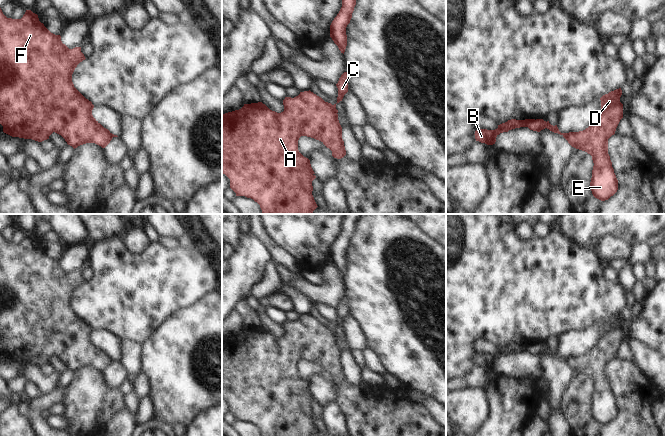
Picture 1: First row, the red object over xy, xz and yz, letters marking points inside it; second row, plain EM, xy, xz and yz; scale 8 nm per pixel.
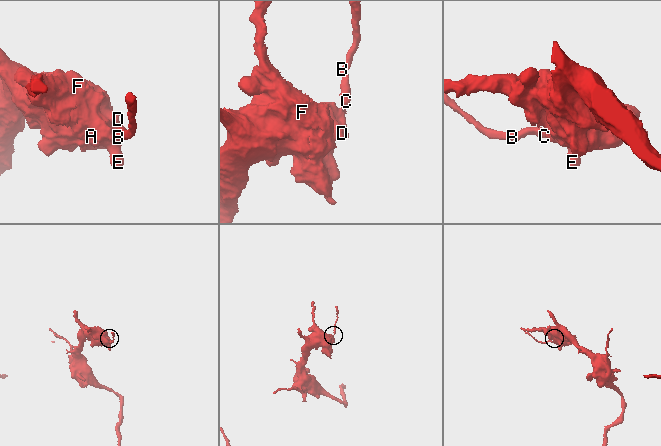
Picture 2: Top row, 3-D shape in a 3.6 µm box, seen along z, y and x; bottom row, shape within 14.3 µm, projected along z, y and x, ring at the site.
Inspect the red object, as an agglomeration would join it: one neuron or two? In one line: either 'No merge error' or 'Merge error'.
Merge error

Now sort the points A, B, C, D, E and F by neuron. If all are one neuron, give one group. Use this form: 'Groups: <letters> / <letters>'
Groups: A D E F / B C

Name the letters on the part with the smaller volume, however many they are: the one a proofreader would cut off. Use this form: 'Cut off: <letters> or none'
Cut off: B, C

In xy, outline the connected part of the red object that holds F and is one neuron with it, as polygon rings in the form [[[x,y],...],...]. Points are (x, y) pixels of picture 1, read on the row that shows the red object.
[[[0,8],[0,124],[3,132],[12,137],[38,142],[49,139],[55,132],[74,149],[86,143],[95,143],[105,148],[113,137],[93,117],[94,105],[72,82],[75,68],[85,59],[81,47],[69,49],[62,43],[61,36],[51,33],[31,10],[26,10],[21,19],[12,19],[7,18]]]

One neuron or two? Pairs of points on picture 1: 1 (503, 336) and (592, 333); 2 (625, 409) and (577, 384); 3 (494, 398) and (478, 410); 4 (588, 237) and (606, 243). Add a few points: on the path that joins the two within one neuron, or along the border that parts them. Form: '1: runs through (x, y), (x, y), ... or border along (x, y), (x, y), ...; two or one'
1: border along (581, 330), (565, 330), (554, 338); two
2: runs through (610, 425), (593, 425), (577, 409), (577, 403); one
3: border along (484, 388), (489, 405), (489, 415), (482, 425); two
4: border along (621, 240), (603, 234), (593, 250); two

